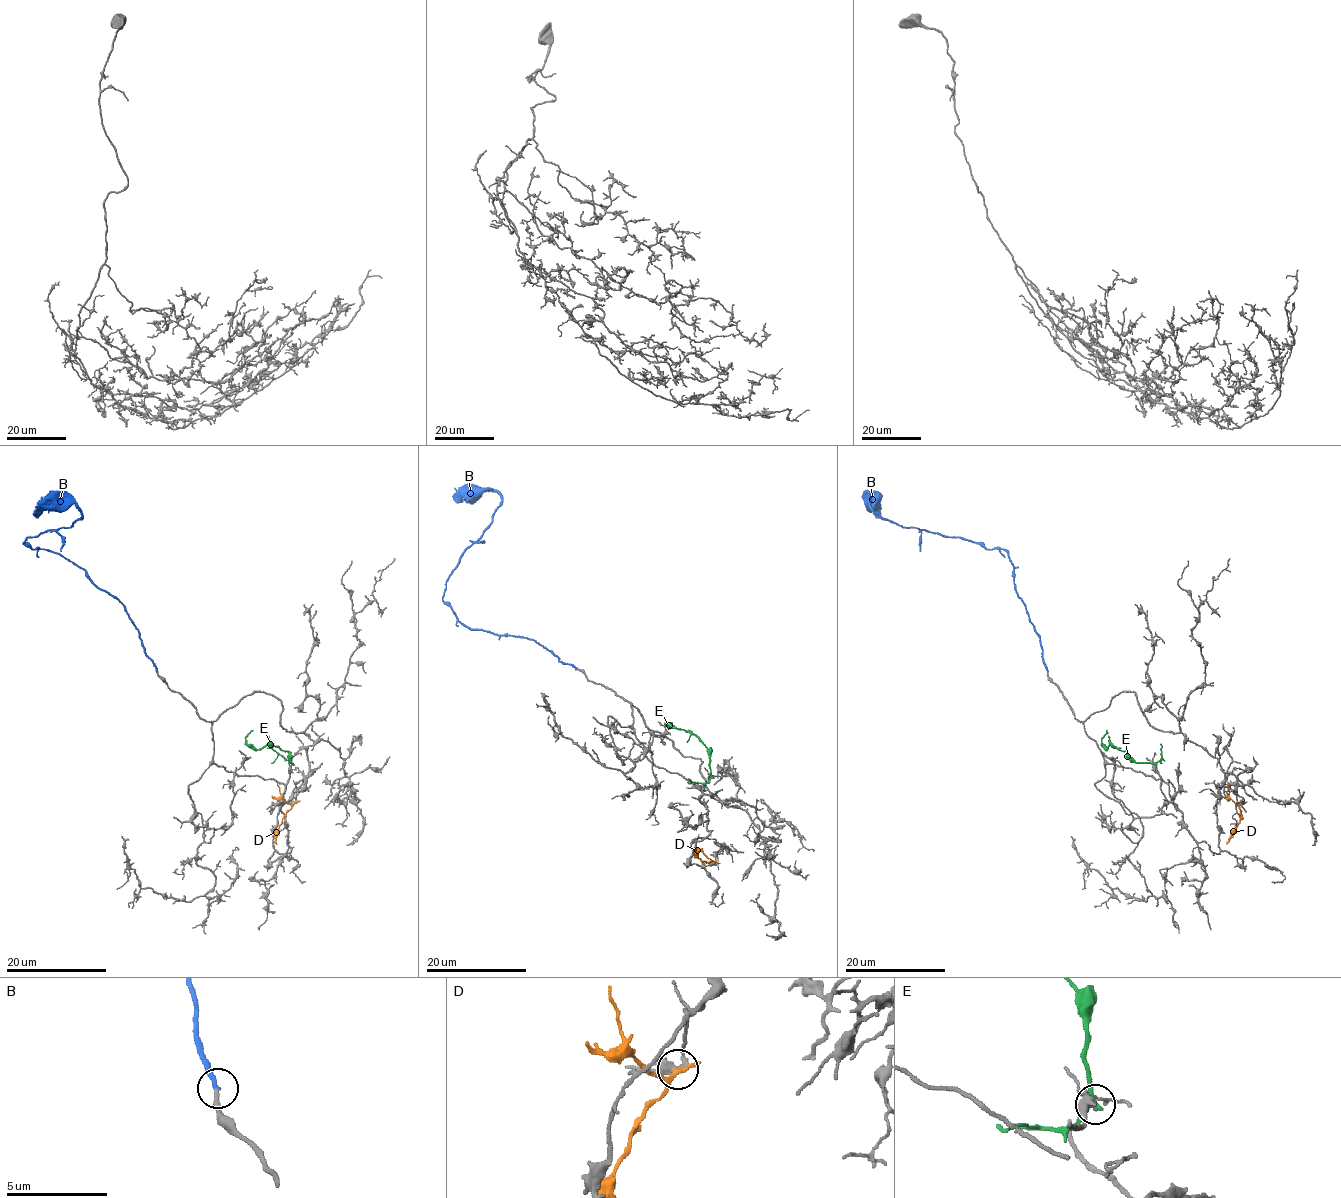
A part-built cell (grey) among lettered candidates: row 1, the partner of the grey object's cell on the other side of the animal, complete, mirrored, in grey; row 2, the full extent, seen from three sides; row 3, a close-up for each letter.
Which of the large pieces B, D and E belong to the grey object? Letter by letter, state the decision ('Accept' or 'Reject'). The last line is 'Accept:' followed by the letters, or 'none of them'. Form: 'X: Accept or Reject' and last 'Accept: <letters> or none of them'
B: Accept
D: Reject
E: Reject
Accept: B

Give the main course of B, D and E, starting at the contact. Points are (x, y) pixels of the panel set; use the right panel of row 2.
B: (1047, 671), (1040, 636), (1014, 588), (1014, 568), (1006, 550), (904, 527), (880, 517), (868, 503), (878, 516)
D: (1241, 802), (1240, 822), (1226, 843)
E: (1156, 764), (1137, 763), (1125, 752), (1110, 744), (1106, 749), (1101, 739), (1106, 730)

